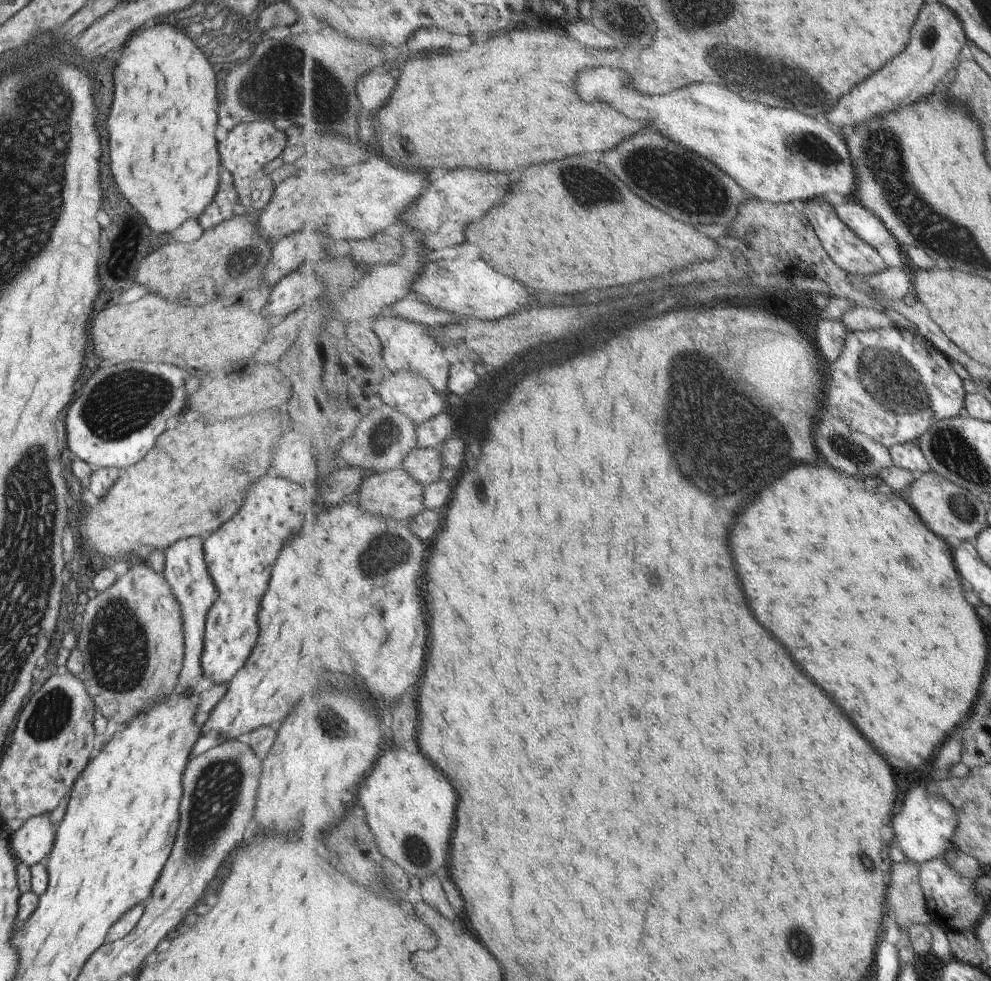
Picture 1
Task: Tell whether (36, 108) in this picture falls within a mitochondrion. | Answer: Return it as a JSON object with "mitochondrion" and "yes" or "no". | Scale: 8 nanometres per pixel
{"mitochondrion":"yes"}

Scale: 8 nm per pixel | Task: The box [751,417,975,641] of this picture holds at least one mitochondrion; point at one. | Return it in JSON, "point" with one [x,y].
{"point":[837,445]}

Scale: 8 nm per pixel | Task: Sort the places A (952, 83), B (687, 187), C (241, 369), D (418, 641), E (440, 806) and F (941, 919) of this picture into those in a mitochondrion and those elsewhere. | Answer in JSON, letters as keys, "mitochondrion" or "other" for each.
{"A":"other","B":"mitochondrion","C":"other","D":"other","E":"other","F":"other"}

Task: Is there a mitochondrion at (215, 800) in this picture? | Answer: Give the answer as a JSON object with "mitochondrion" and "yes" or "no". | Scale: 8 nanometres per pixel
{"mitochondrion":"yes"}

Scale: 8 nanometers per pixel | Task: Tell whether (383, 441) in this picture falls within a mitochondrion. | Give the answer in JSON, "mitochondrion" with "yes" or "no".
{"mitochondrion":"yes"}

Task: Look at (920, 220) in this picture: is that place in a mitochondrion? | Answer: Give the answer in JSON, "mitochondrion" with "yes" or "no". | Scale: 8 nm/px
{"mitochondrion":"yes"}

